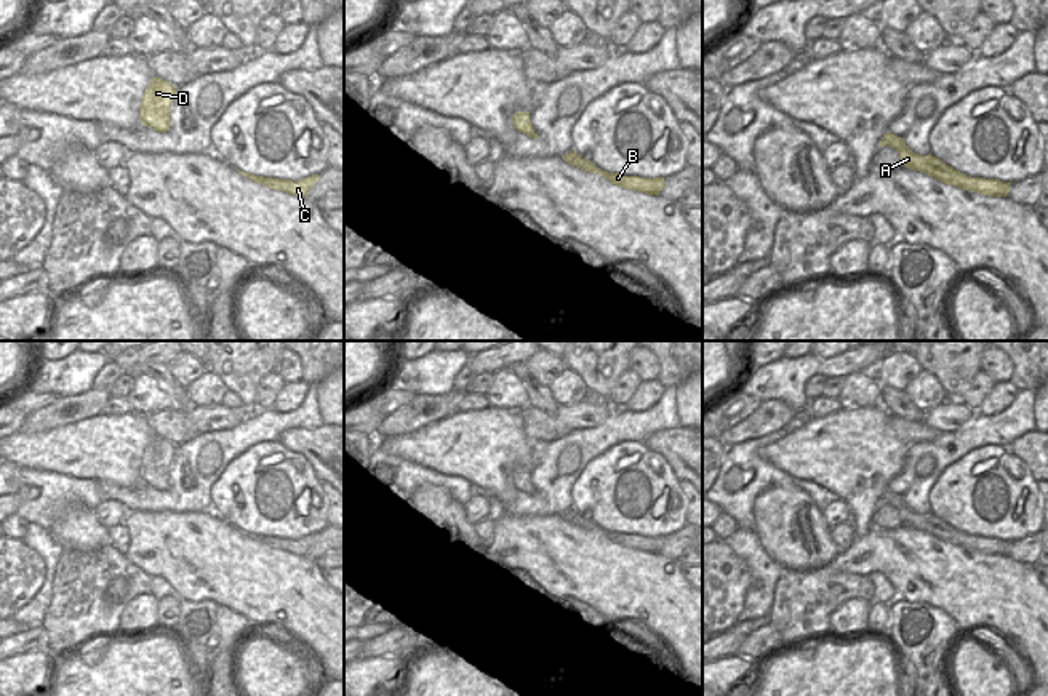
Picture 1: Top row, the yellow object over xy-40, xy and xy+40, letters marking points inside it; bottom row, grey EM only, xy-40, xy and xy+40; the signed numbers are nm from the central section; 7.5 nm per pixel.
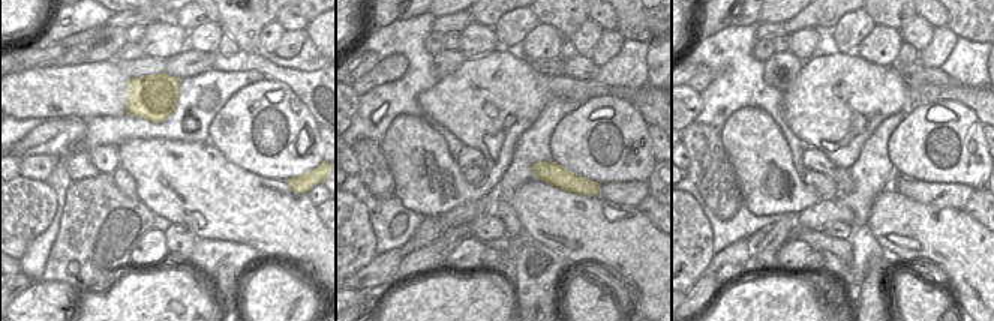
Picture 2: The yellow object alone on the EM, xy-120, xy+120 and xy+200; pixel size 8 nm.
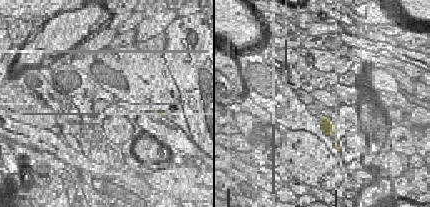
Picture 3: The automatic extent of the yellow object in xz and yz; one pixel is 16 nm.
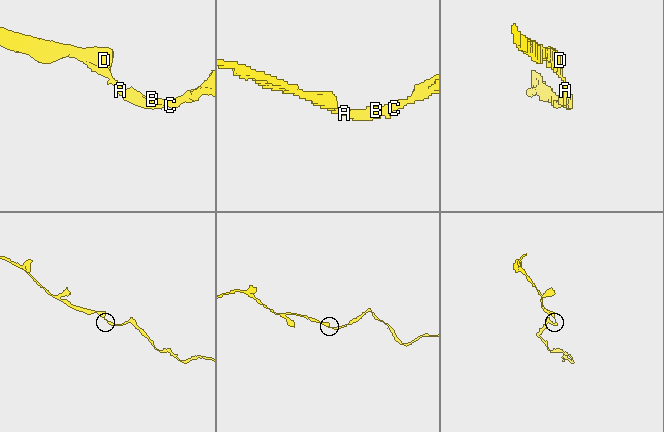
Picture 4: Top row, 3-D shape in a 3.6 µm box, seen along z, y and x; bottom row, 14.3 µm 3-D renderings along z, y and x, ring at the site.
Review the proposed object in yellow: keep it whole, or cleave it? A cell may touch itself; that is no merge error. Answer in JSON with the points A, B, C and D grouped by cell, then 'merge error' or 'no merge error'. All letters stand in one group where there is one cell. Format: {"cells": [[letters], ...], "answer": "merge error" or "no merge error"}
{"cells": [["A", "B", "C", "D"]], "answer": "no merge error"}

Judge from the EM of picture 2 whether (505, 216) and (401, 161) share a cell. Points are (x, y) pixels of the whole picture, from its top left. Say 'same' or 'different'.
different

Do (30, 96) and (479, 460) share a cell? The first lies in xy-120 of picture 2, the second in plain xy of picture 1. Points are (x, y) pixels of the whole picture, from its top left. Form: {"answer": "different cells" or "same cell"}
{"answer": "same cell"}

